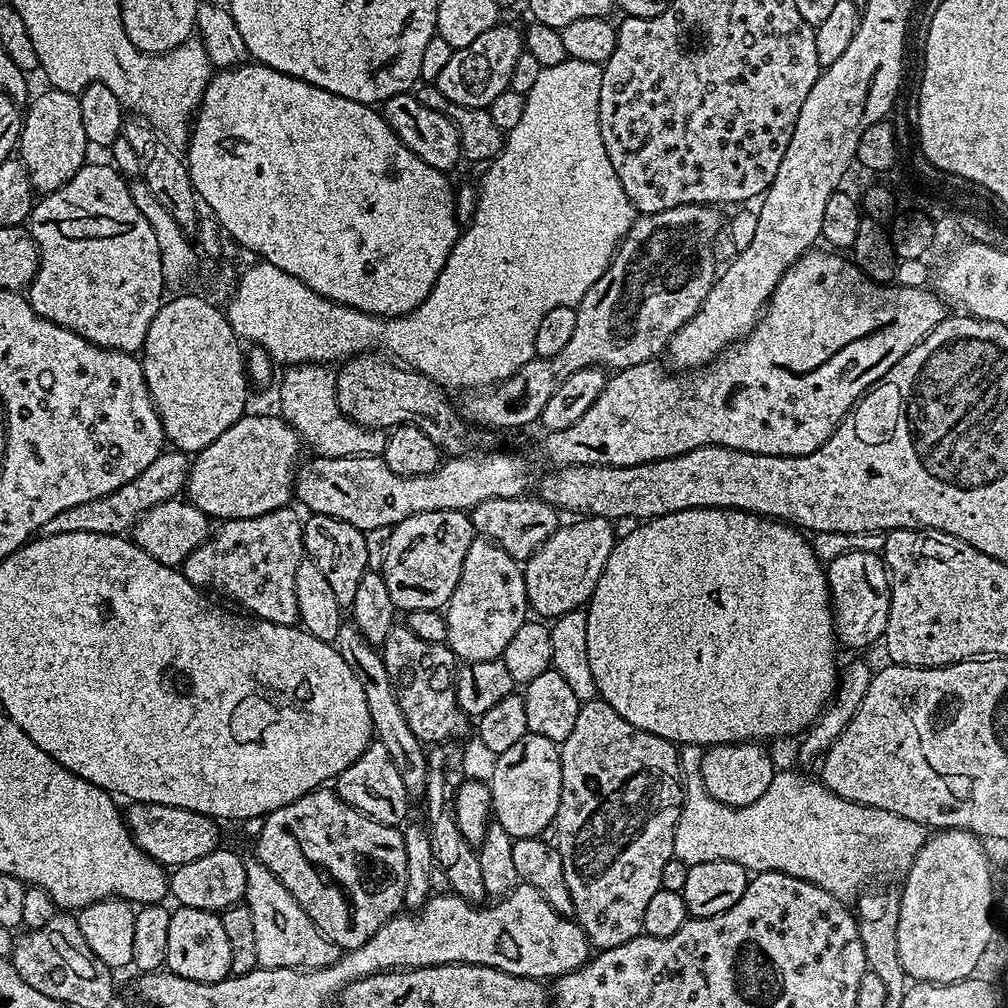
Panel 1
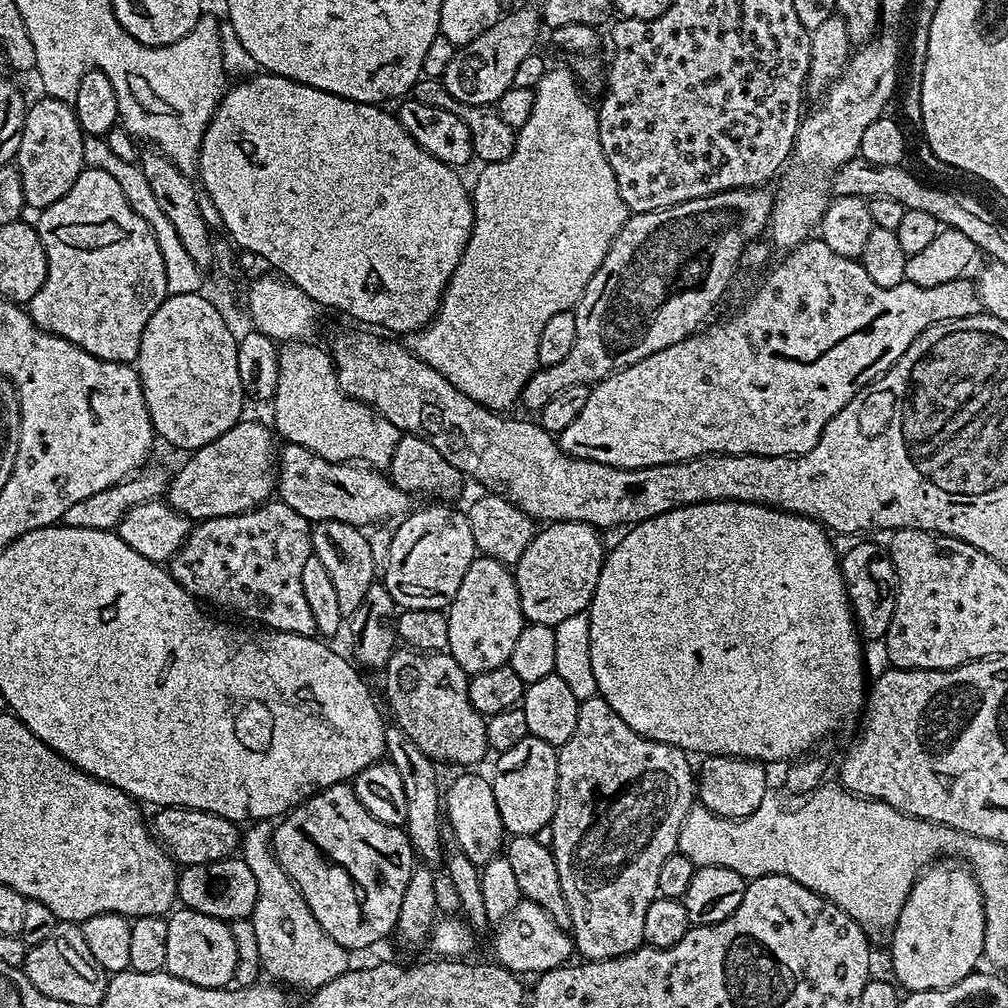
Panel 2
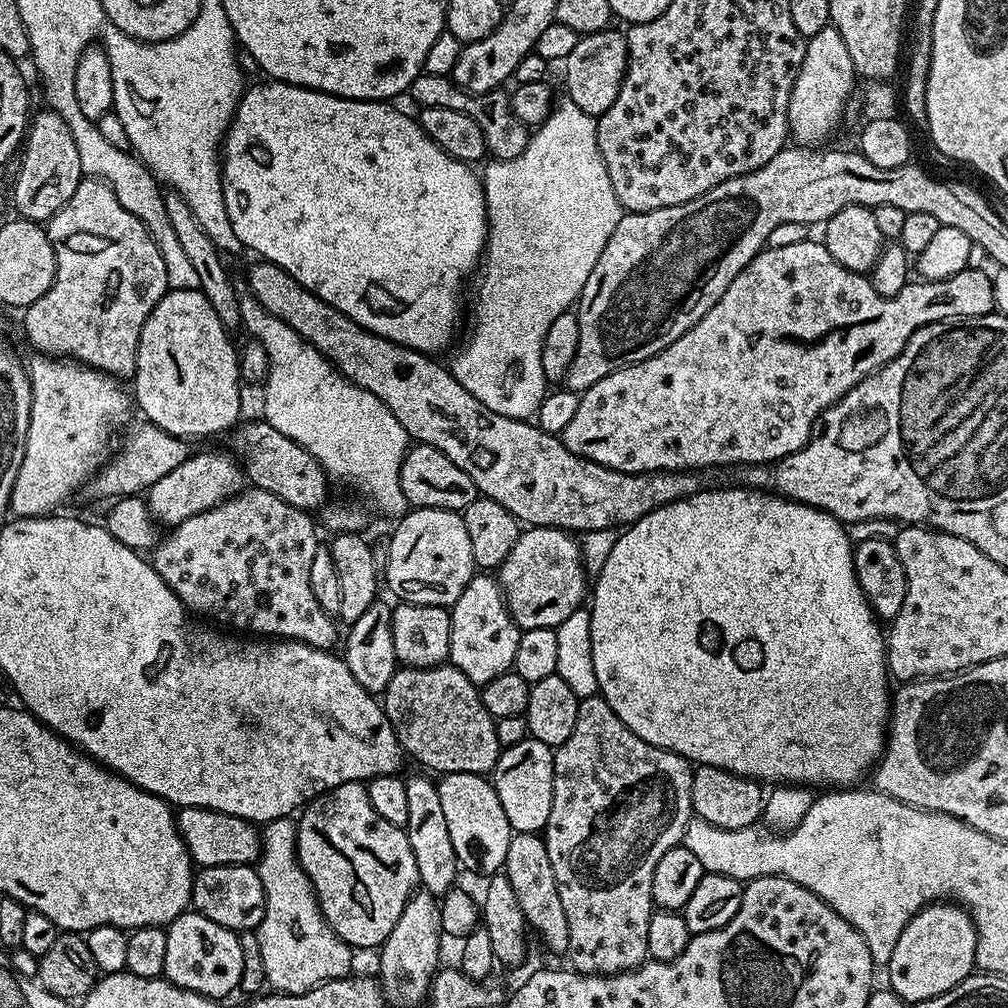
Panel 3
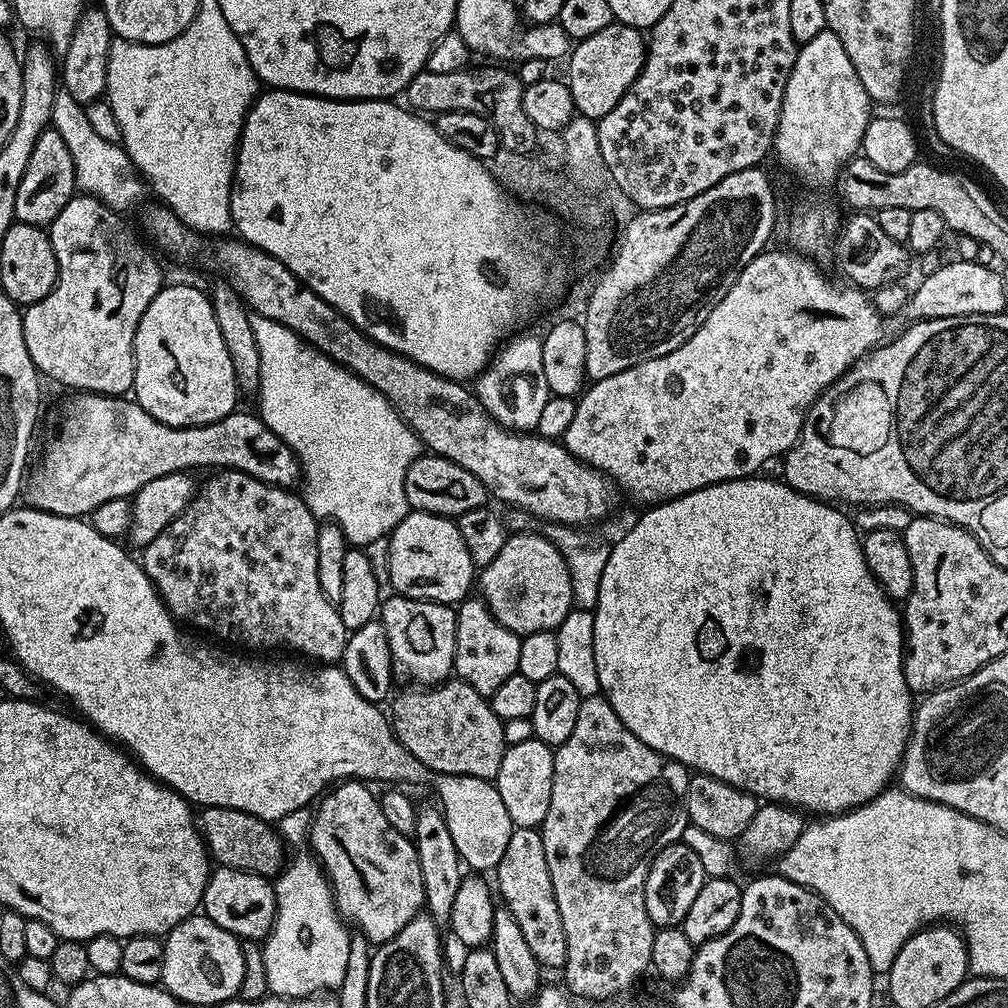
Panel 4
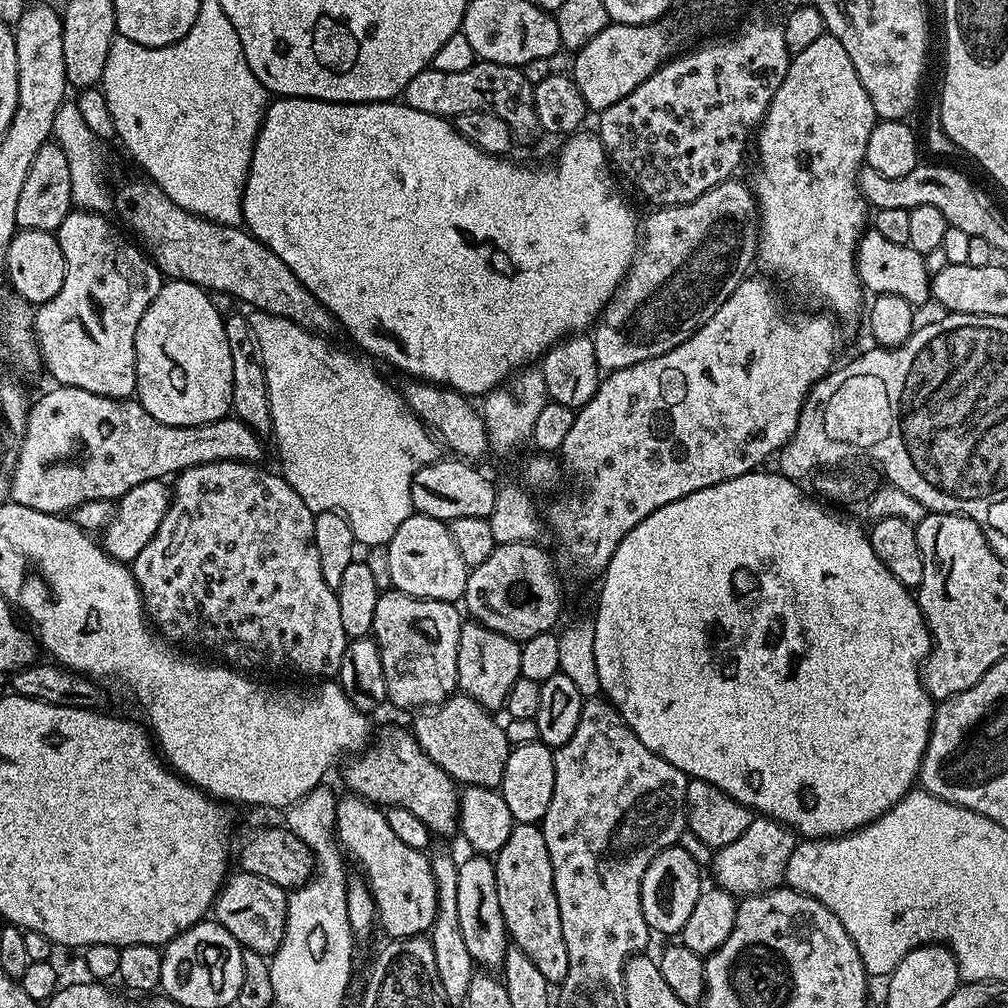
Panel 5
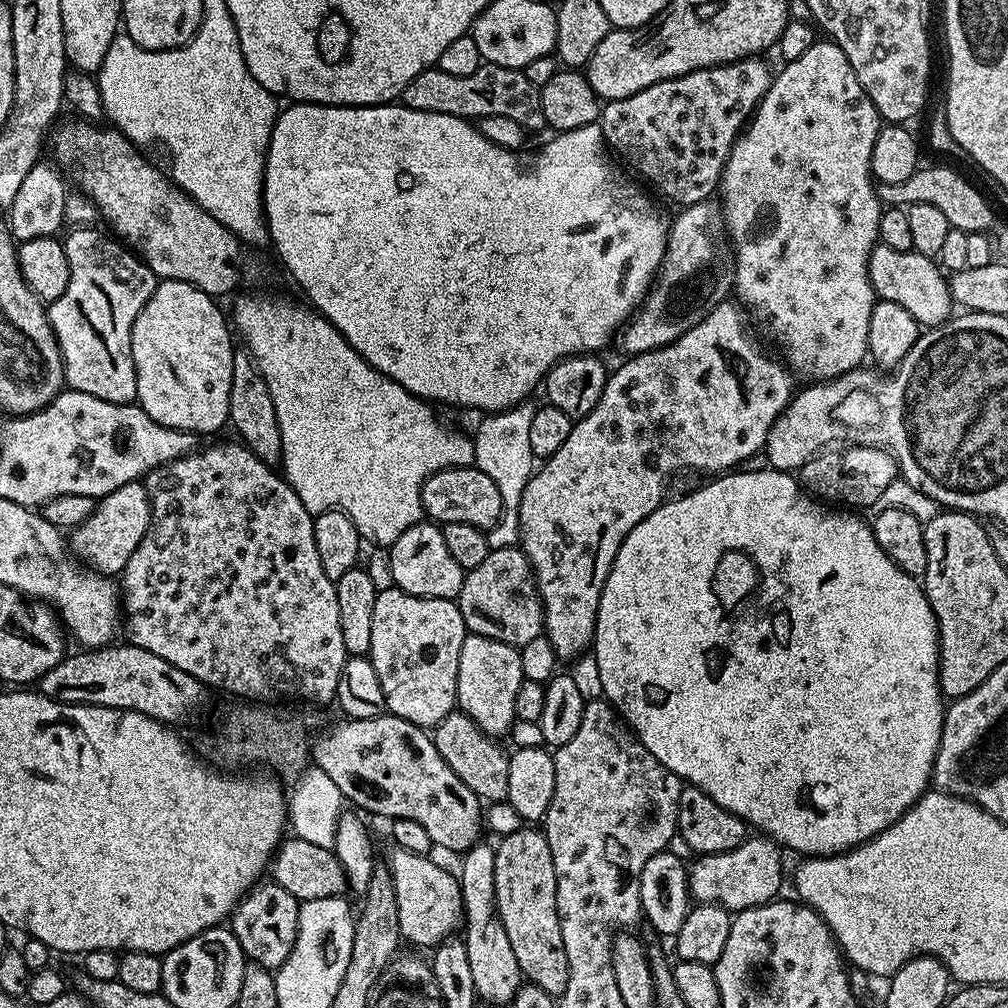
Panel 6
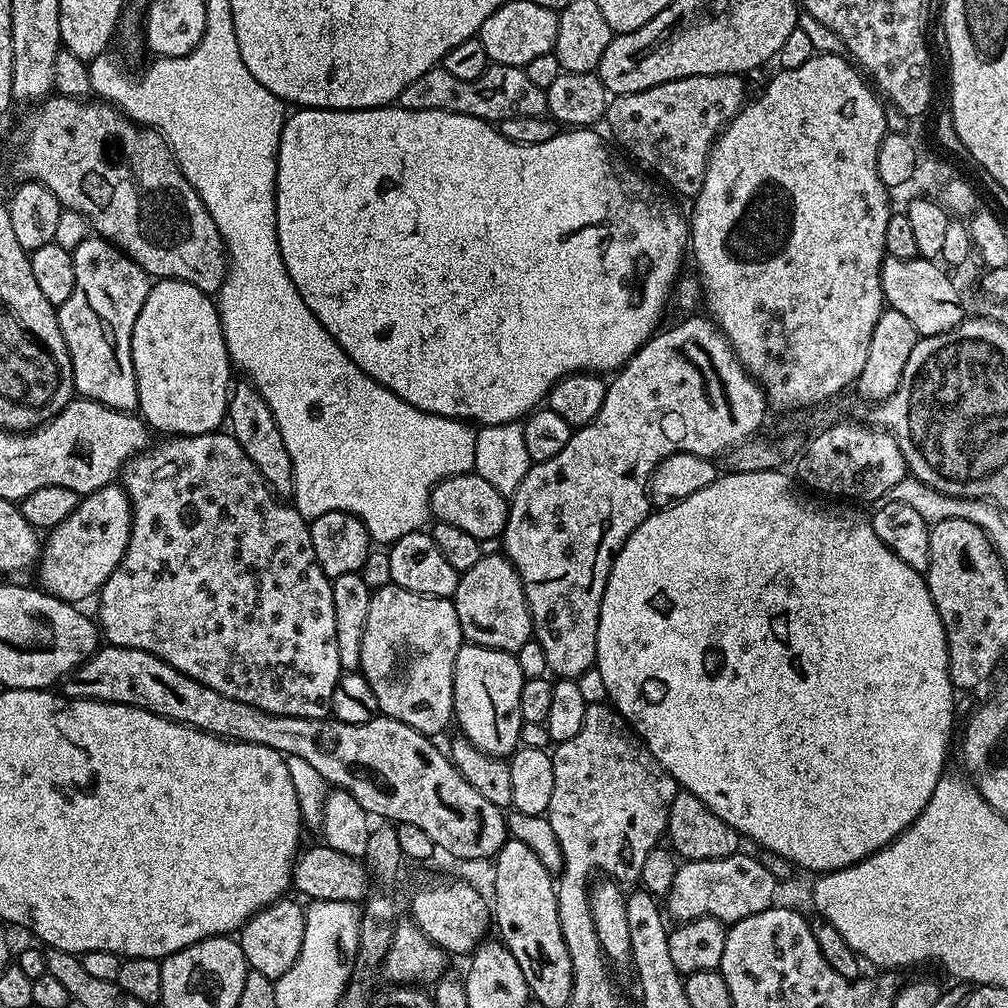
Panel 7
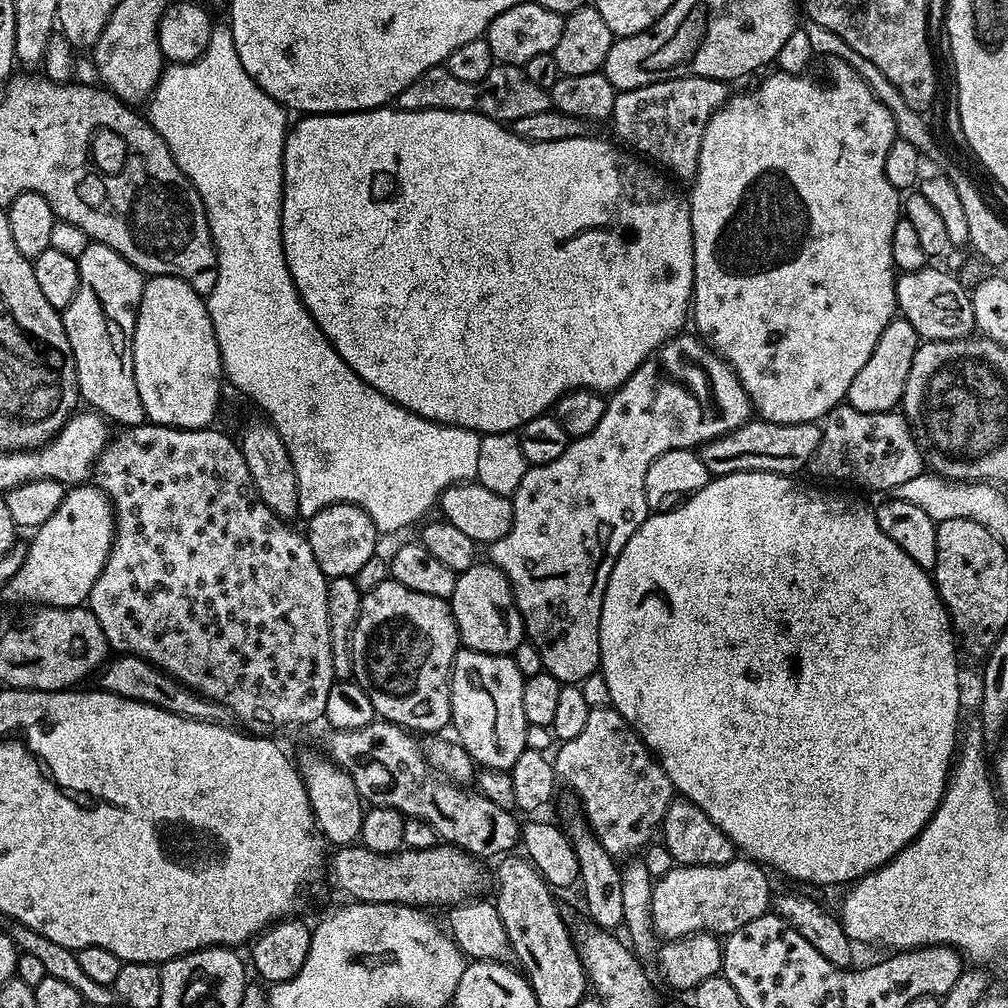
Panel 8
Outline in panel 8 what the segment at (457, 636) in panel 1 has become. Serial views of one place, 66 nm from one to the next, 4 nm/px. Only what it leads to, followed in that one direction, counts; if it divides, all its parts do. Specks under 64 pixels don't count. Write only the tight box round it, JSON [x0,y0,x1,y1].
[452,647,529,771]

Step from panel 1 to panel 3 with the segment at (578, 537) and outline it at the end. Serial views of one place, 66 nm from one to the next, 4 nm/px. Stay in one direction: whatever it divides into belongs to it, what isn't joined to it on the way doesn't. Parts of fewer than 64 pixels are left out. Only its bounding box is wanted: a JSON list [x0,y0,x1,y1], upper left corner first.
[498,526,590,631]

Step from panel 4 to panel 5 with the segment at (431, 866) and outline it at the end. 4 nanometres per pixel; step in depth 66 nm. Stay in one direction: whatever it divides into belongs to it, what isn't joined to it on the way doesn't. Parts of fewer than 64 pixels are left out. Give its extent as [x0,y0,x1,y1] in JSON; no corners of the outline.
[430,852,474,1005]

